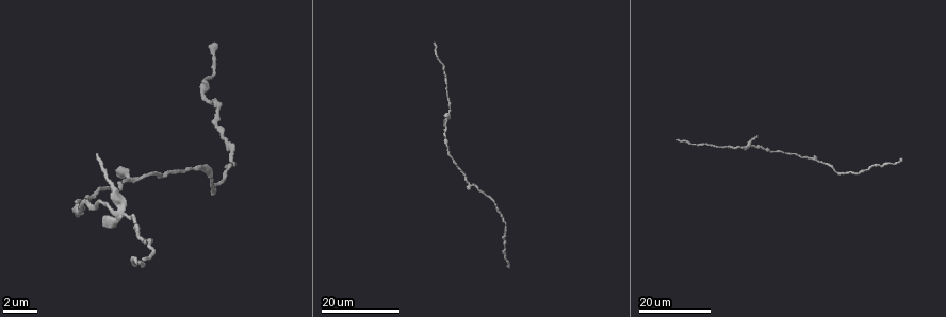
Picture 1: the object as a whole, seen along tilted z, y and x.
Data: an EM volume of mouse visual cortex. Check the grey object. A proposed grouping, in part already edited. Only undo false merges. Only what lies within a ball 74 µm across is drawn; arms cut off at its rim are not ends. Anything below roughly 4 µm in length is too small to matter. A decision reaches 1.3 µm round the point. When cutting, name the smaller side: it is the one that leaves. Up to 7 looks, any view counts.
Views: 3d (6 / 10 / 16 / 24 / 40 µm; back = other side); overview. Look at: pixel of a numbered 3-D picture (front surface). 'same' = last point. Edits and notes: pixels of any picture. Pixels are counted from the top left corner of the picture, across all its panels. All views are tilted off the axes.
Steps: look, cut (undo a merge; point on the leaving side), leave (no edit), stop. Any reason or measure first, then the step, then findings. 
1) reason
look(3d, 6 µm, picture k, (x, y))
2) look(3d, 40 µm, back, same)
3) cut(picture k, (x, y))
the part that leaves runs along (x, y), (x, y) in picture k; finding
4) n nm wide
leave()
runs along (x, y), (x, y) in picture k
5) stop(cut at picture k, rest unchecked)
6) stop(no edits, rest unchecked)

a narrow waist
look(3d, 16 µm, picture 1, (504, 247))

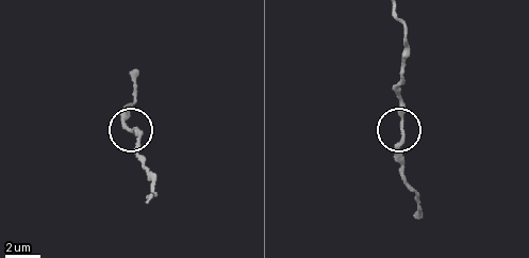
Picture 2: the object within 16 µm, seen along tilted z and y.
look(3d, 10 µm, picture 2, (403, 127))

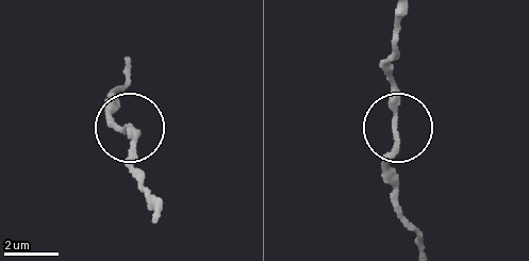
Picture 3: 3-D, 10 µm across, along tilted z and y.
170 nm wide
leave()
runs along (398, 16), (391, 72), (393, 211) in picture 3; all the same neuron

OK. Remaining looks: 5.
look(3d, 24 µm, picture 1, (784, 153))

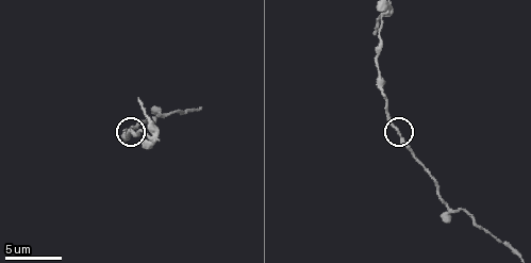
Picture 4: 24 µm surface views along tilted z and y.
look(3d, 6 µm, picture 4, (401, 133))

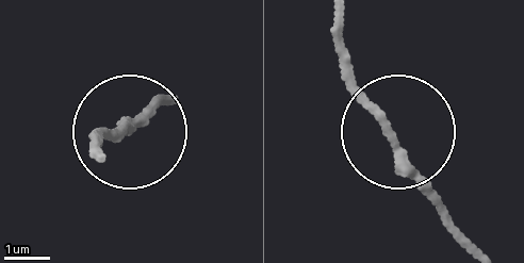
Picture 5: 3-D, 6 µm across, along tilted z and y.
leave()
runs along (160, 103), (89, 153) in picture 5; all the same neuron

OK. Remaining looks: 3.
calibre changes
look(3d, 16 µm, picture 4, (158, 139))

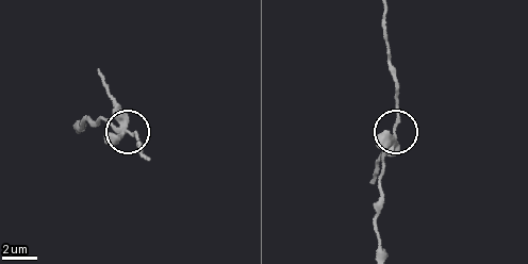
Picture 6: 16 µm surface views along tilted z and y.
cut(picture 6, (120, 106))
the part that leaves runs along (119, 129), (116, 105), (99, 68) in picture 6; a second neuron is stuck on

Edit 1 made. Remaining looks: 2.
stop(cut at picture 6, rest unchecked)

